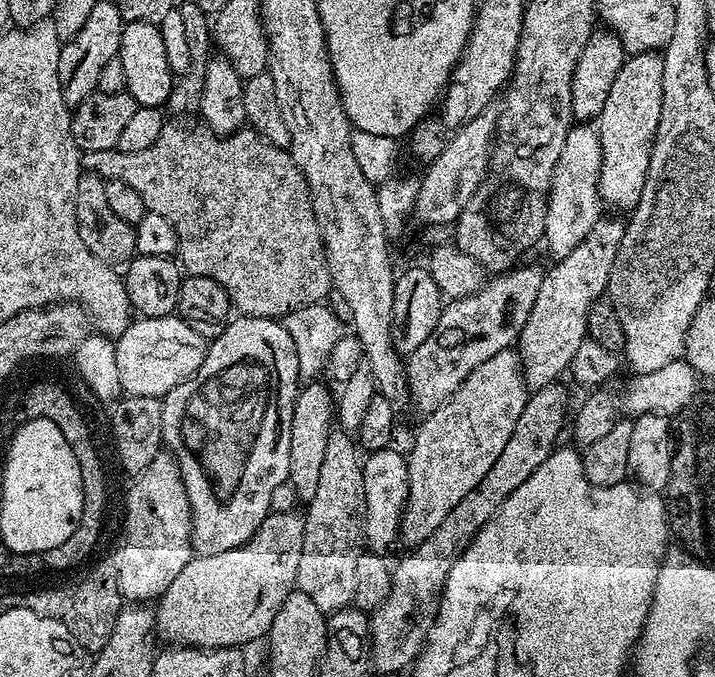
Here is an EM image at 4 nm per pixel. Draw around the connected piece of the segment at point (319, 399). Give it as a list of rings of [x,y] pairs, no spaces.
[[[308,382],[297,391],[294,414],[290,422],[290,470],[288,484],[301,502],[314,498],[318,490],[318,474],[326,455],[326,442],[334,431],[334,392],[321,382]]]

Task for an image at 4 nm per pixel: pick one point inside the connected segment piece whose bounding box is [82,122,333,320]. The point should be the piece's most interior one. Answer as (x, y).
(242, 211)

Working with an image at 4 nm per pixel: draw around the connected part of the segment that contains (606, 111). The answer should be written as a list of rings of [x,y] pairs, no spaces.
[[[654,52],[629,55],[622,70],[618,70],[618,78],[614,78],[614,86],[610,86],[606,106],[602,106],[598,117],[602,146],[602,170],[598,174],[601,205],[631,210],[635,208],[638,198],[642,198],[642,186],[646,186],[658,118],[662,114],[663,65],[663,55]]]

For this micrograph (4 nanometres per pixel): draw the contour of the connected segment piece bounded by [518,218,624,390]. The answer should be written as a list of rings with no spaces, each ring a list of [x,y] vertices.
[[[601,218],[570,254],[559,257],[553,263],[556,265],[545,271],[542,290],[538,290],[534,310],[530,310],[530,318],[526,318],[518,341],[524,383],[529,389],[555,384],[563,372],[565,375],[571,369],[574,353],[588,336],[587,314],[592,304],[605,295],[622,237],[624,224],[621,221]]]

